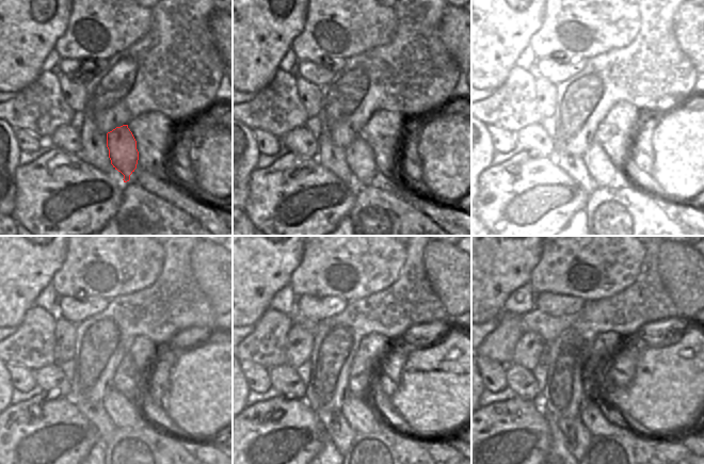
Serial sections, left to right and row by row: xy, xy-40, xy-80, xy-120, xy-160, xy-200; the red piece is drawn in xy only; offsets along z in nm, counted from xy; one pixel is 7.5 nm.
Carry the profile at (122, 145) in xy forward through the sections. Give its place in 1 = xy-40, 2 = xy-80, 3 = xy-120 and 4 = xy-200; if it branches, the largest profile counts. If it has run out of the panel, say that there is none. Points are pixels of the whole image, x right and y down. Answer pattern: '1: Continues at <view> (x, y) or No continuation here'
1: Continues at xy-40 (360, 158)
2: Continues at xy-80 (597, 162)
3: Continues at xy-120 (124, 413)
4: Continues at xy-200 (596, 415)

